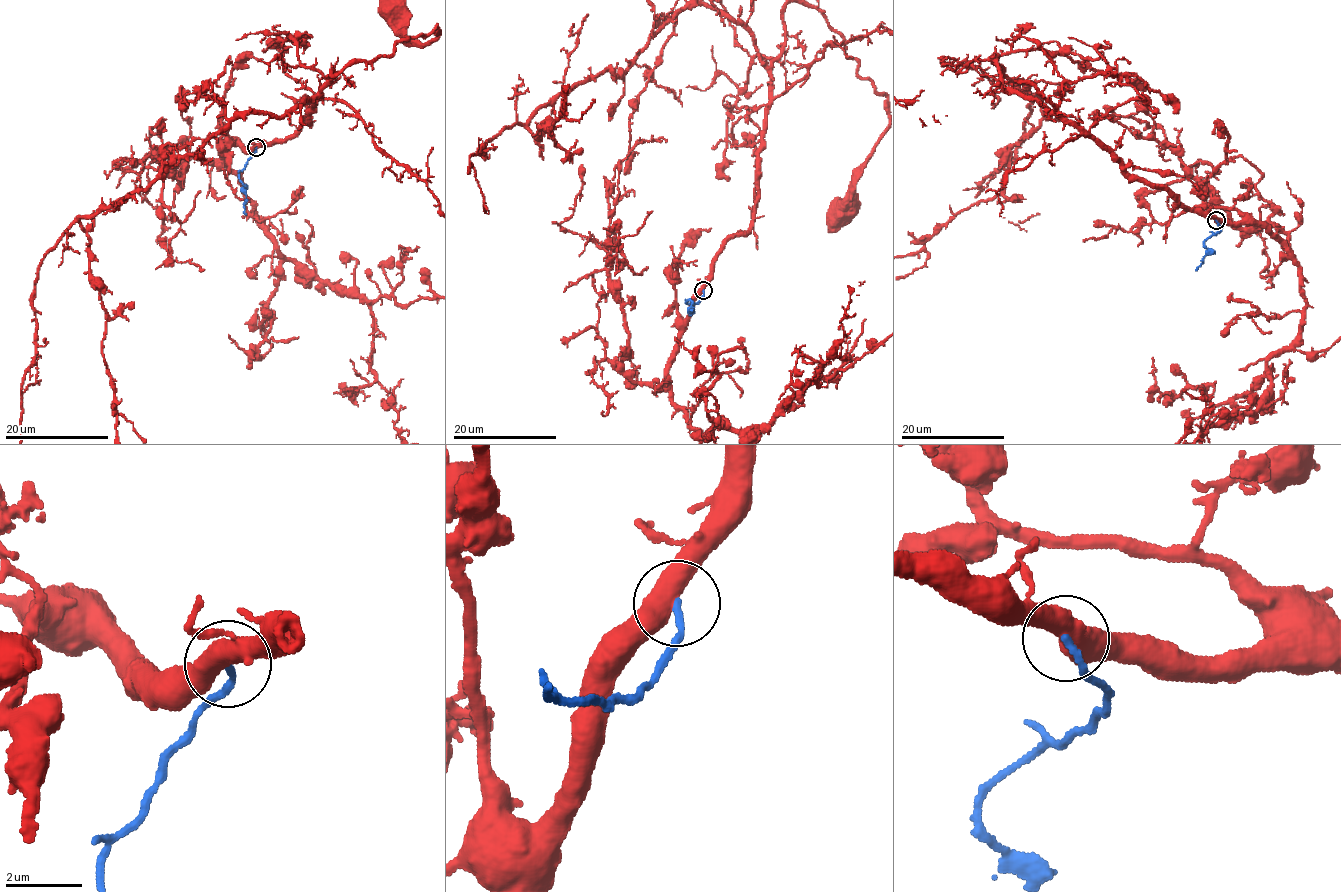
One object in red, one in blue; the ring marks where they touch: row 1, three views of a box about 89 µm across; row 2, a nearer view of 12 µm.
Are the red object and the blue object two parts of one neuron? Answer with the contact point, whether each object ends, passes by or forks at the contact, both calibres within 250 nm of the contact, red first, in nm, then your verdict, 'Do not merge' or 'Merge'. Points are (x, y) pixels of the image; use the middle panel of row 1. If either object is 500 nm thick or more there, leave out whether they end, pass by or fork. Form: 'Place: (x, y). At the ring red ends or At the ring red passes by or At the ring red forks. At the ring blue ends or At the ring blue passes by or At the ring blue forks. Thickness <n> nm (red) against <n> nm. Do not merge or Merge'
Place: (703, 290). Thickness 500 nm (red) against 170 nm. Do not merge

